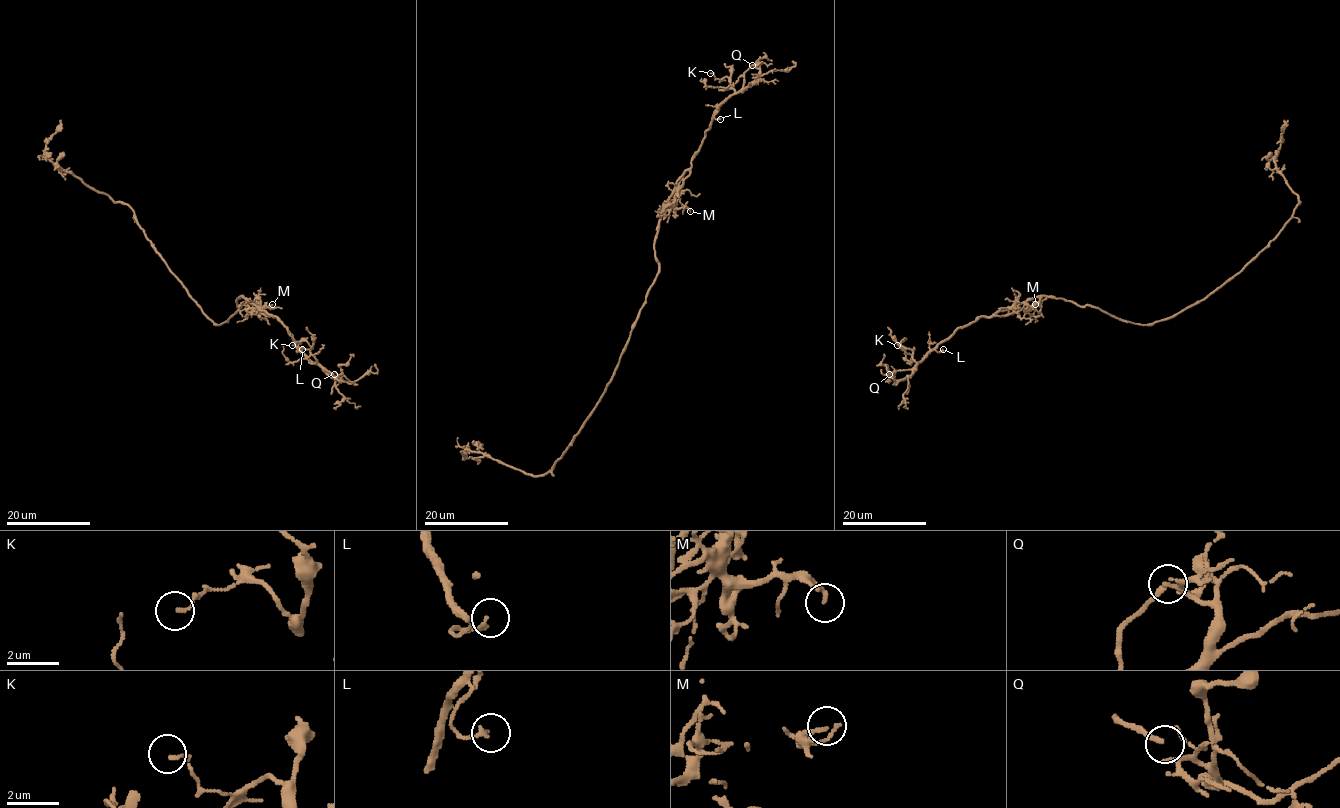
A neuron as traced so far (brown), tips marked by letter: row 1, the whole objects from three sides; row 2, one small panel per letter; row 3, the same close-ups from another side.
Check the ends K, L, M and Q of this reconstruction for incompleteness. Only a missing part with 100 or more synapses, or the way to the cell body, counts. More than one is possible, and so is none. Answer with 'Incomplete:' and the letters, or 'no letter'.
Incomplete: Q

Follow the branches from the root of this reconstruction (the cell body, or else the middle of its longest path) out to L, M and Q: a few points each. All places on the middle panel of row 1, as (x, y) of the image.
L: (637, 317), (659, 270), (654, 240), (663, 204), (691, 167), (712, 115), (716, 111), (714, 117), (720, 119)
M: (637, 317), (659, 270), (654, 240), (663, 204), (676, 189), (674, 206), (687, 207), (690, 211)
Q: (637, 317), (659, 270), (654, 240), (663, 204), (691, 167), (713, 112), (742, 87), (743, 74), (752, 65)

